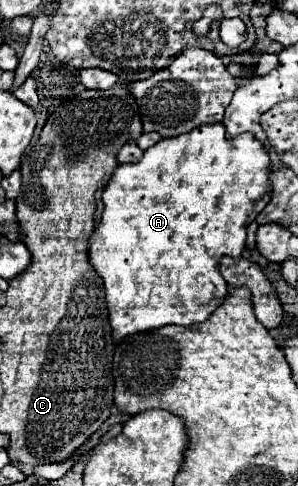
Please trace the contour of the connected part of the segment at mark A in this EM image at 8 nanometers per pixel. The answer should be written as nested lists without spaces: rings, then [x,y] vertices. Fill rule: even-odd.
[[[211,123],[211,125],[201,125],[189,133],[183,133],[179,137],[173,139],[161,139],[159,143],[155,143],[153,147],[149,147],[141,161],[137,163],[127,163],[127,165],[119,165],[113,173],[113,177],[109,179],[107,187],[103,189],[103,213],[101,213],[101,221],[99,225],[93,229],[89,243],[89,257],[91,257],[91,265],[95,267],[95,271],[103,277],[105,281],[105,291],[107,291],[107,307],[109,307],[109,323],[113,327],[113,337],[119,341],[127,335],[145,331],[145,329],[157,329],[157,327],[165,327],[169,323],[173,325],[195,325],[205,321],[211,311],[223,301],[223,297],[227,295],[227,283],[219,273],[219,259],[229,255],[229,257],[239,257],[245,249],[245,239],[247,239],[247,227],[255,221],[257,213],[263,211],[263,207],[267,205],[267,199],[271,199],[271,181],[269,181],[269,173],[271,173],[271,161],[269,155],[265,151],[265,147],[251,135],[239,135],[235,139],[227,139],[225,137],[225,127],[221,123]]]

